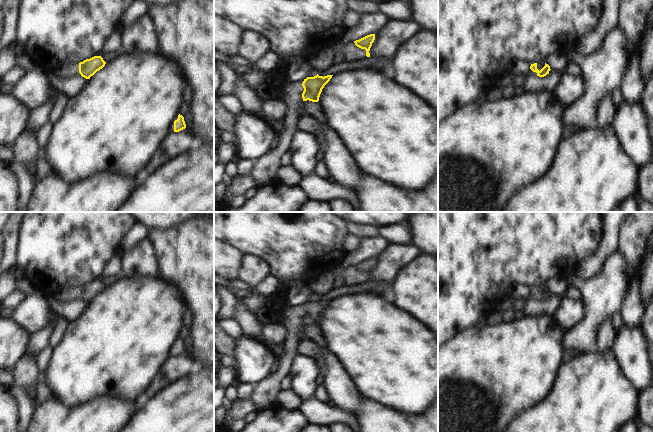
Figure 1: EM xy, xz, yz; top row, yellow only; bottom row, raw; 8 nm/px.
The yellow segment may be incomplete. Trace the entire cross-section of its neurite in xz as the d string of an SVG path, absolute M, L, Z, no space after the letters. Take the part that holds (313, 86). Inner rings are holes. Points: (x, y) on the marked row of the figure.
M333 75L307 77L299 82L287 82L280 89L280 97L286 104L286 113L282 120L283 130L278 133L278 145L267 154L258 158L251 176L260 188L276 182L276 173L281 166L282 157L290 150L292 140L300 120L298 106L302 101L318 102L324 86Z

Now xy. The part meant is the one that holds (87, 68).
M94 56L78 64L67 64L65 68L60 68L54 72L58 78L70 78L73 76L82 76L90 79L97 71L105 66L106 62L101 56Z

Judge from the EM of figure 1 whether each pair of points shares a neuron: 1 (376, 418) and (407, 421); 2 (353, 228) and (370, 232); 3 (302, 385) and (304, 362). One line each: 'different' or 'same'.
1: same
2: same
3: same

